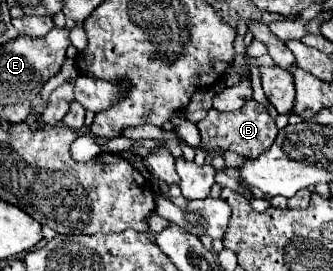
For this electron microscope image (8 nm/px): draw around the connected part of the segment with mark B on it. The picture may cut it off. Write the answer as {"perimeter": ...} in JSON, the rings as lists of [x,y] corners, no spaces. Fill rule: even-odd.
{"perimeter":[[[254,99],[246,101],[246,105],[242,109],[230,111],[230,113],[210,109],[208,115],[198,123],[198,129],[202,133],[202,145],[210,147],[208,153],[212,153],[212,155],[218,149],[230,149],[242,157],[258,157],[262,151],[266,151],[274,143],[274,139],[278,135],[276,121],[270,117],[268,109]]]}

